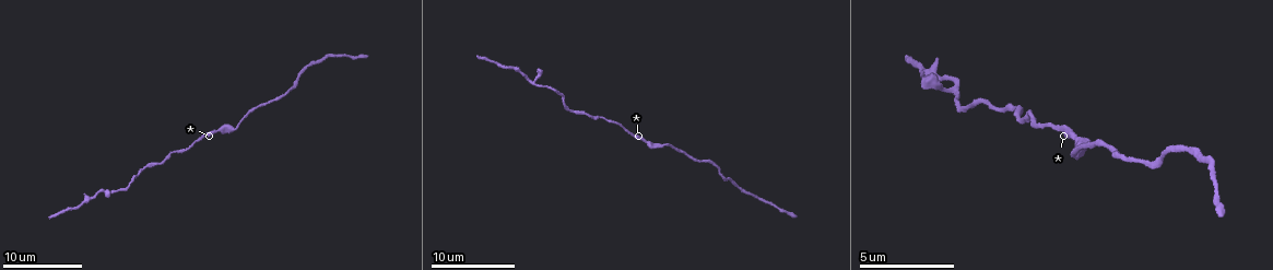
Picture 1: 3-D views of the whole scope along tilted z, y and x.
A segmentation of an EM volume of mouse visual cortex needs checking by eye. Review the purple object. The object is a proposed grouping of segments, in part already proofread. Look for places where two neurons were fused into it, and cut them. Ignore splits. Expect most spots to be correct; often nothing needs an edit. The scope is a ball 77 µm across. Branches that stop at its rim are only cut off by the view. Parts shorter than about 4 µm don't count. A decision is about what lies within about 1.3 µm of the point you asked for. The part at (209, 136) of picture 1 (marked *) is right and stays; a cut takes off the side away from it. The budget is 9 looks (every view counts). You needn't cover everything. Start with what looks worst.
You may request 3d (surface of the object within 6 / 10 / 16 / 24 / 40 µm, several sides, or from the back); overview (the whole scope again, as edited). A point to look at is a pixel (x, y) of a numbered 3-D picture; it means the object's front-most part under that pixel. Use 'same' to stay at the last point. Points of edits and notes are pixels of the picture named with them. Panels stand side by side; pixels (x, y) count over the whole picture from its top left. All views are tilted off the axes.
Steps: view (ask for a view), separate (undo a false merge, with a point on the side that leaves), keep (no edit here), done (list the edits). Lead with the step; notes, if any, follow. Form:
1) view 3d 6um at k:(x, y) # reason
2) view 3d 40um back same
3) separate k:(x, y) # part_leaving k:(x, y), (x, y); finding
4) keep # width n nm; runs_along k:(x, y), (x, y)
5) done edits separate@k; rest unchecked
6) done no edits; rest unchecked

view 3d 10um at 1:(953, 81) # sudden change in width

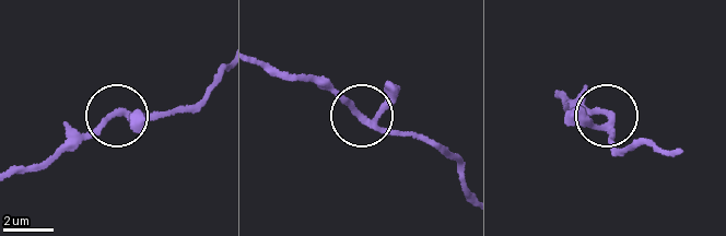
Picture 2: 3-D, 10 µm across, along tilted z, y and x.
keep # runs_along 2:(664, 151), (640, 142), (617, 146), (607, 117), (571, 98); all the same neuron

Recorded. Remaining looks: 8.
view 3d 6um at 1:(661, 146) # sudden change in width

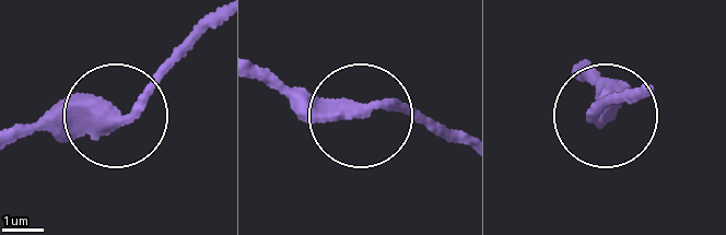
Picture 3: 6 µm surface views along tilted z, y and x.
keep # width 390 nm; one neuron here

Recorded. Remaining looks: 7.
view 3d 6um at 1:(145, 170) # calibre changes

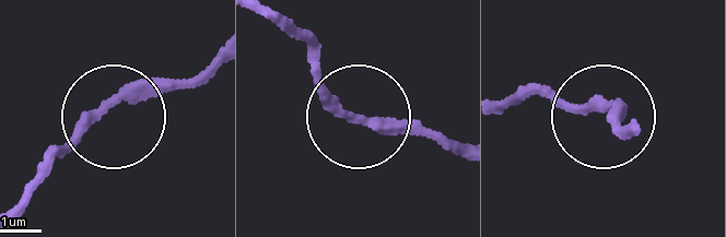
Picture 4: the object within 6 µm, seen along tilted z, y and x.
view 3d 6um back at 4:(347, 113)

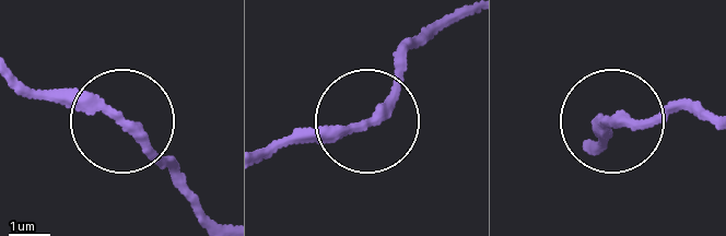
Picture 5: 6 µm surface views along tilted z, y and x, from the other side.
keep # runs_along 5:(19, 77), (84, 93), (192, 196); one neuron here

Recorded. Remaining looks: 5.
view 3d 10um at 1:(289, 88) # narrows sharply

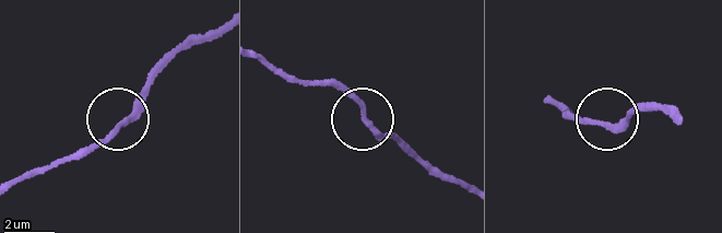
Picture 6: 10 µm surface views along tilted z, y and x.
keep # runs_along 6:(547, 104), (594, 123), (639, 111); all the same neuron

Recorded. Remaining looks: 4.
done no edits; rest unchecked

